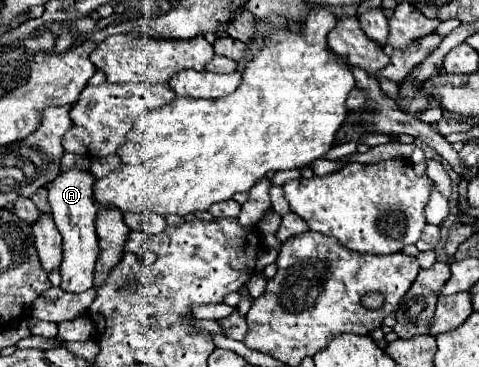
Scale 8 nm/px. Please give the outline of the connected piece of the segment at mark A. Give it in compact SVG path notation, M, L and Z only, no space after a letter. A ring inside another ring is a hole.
M70 169L62 173L50 187L48 187L48 201L52 207L52 215L56 227L64 239L62 243L62 283L64 291L80 293L90 289L94 283L95 264L98 259L98 237L96 235L96 215L98 210L94 206L92 197L94 177L80 169Z

